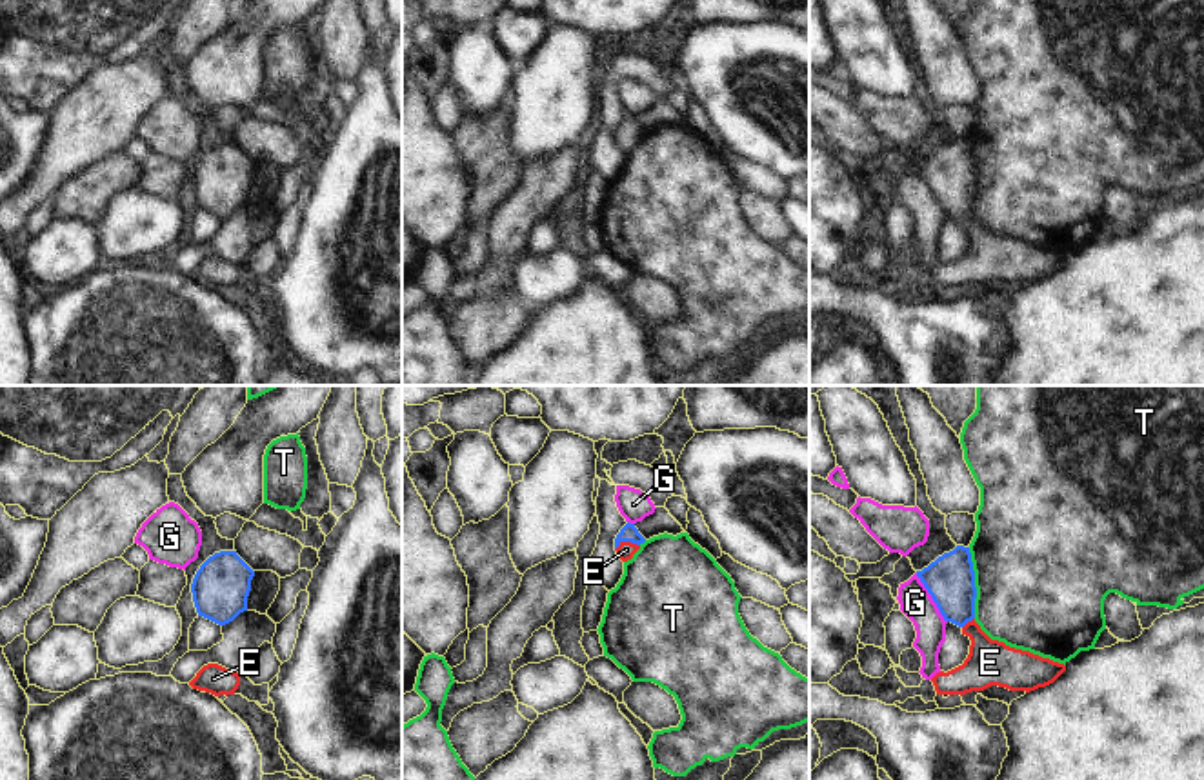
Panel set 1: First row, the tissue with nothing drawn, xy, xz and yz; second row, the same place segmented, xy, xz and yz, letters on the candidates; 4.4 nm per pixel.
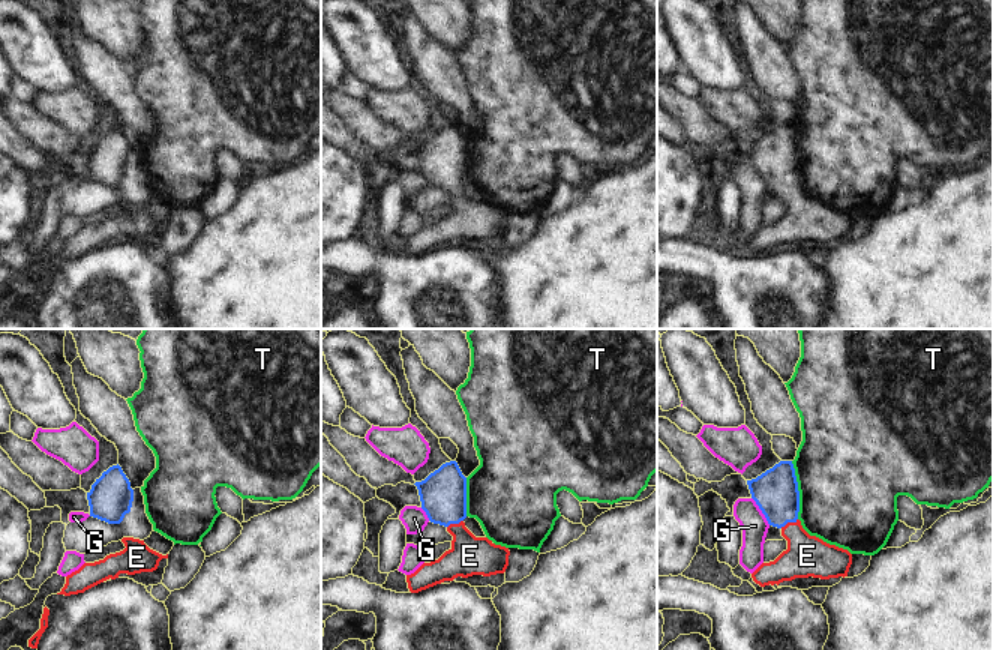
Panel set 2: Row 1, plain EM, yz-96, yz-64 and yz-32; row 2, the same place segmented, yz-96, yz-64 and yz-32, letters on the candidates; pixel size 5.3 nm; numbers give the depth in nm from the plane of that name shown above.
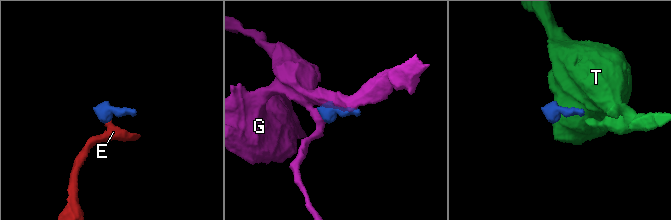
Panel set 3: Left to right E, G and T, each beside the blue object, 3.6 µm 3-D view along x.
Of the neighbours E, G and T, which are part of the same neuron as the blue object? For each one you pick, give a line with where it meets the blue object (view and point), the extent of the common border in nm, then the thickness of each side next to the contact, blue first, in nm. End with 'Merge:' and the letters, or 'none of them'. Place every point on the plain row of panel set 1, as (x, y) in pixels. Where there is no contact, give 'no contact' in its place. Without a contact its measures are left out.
E: contact xz (626, 133); length 110 nm; calibres 80 and 80 nm
Merge: E

